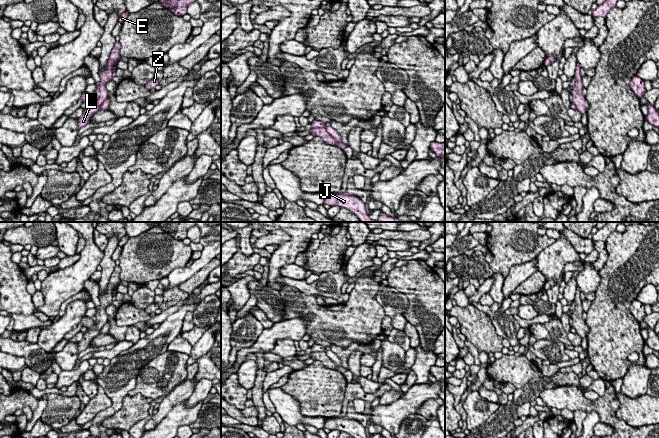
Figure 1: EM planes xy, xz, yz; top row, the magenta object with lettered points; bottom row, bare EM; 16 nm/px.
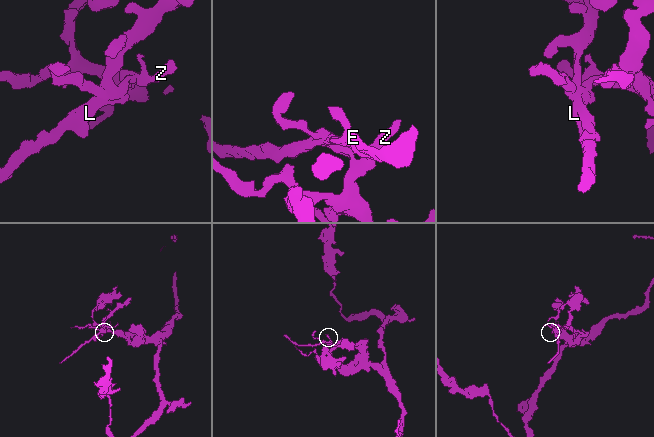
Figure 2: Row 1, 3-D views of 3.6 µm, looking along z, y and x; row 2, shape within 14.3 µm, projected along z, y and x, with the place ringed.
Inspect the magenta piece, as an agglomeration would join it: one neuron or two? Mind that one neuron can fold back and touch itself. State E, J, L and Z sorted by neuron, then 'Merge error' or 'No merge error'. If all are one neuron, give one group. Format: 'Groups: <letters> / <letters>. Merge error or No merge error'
Groups: E L / J Z. Merge error

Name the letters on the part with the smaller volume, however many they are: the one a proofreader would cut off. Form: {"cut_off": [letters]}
{"cut_off": ["E", "L"]}

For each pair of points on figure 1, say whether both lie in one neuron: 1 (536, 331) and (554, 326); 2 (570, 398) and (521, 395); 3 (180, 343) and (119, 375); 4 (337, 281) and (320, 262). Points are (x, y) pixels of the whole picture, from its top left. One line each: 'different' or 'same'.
1: same
2: different
3: different
4: different

